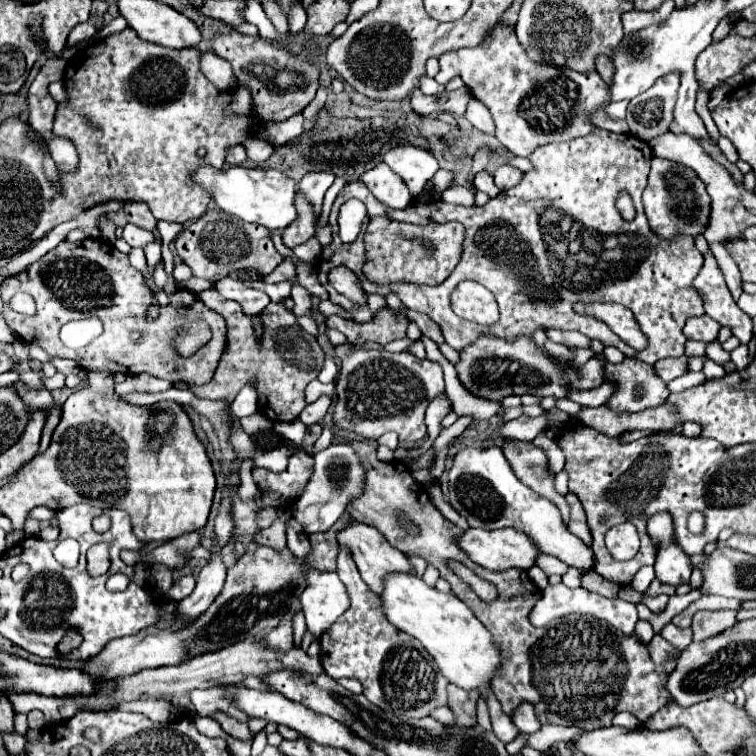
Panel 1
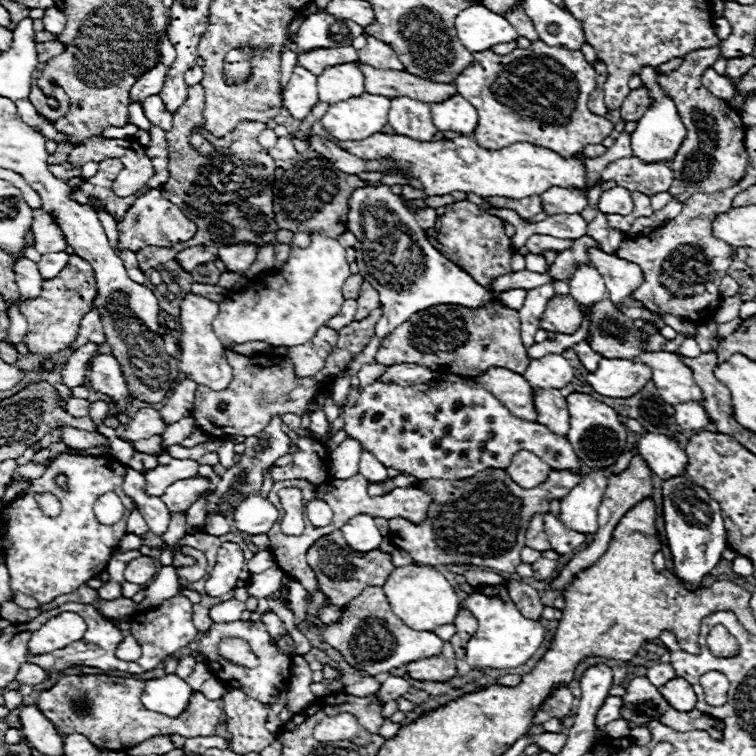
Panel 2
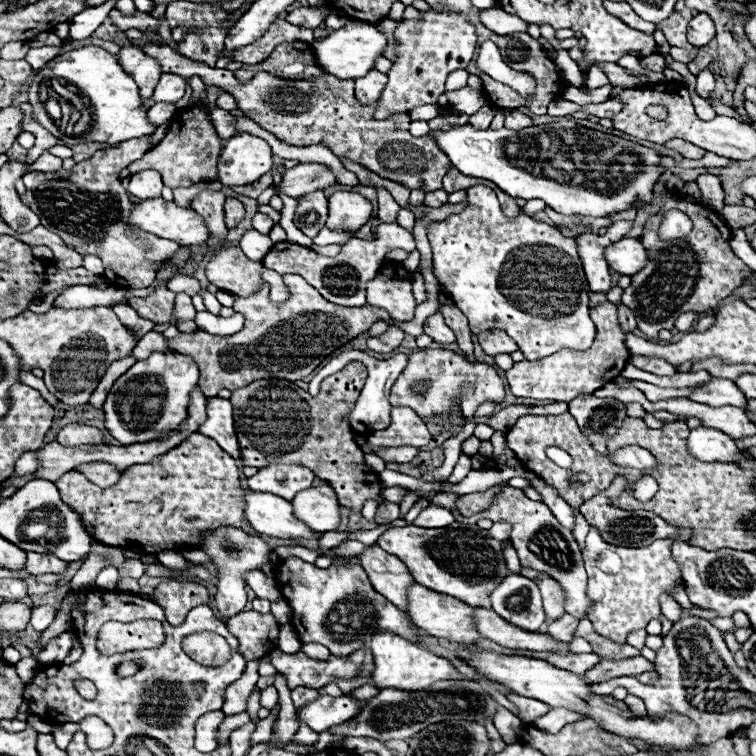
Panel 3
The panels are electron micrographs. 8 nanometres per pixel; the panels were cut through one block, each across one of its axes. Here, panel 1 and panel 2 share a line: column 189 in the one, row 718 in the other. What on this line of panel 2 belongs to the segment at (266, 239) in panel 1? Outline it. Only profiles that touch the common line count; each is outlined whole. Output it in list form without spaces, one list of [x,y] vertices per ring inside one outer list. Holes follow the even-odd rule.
[[[232,688],[224,694],[224,714],[226,714],[226,724],[228,724],[228,730],[230,730],[230,748],[236,752],[236,754],[248,754],[248,752],[260,752],[264,750],[266,746],[272,744],[274,740],[274,734],[270,734],[264,724],[266,724],[266,708],[264,704],[248,698],[244,692],[240,692],[238,688]]]

